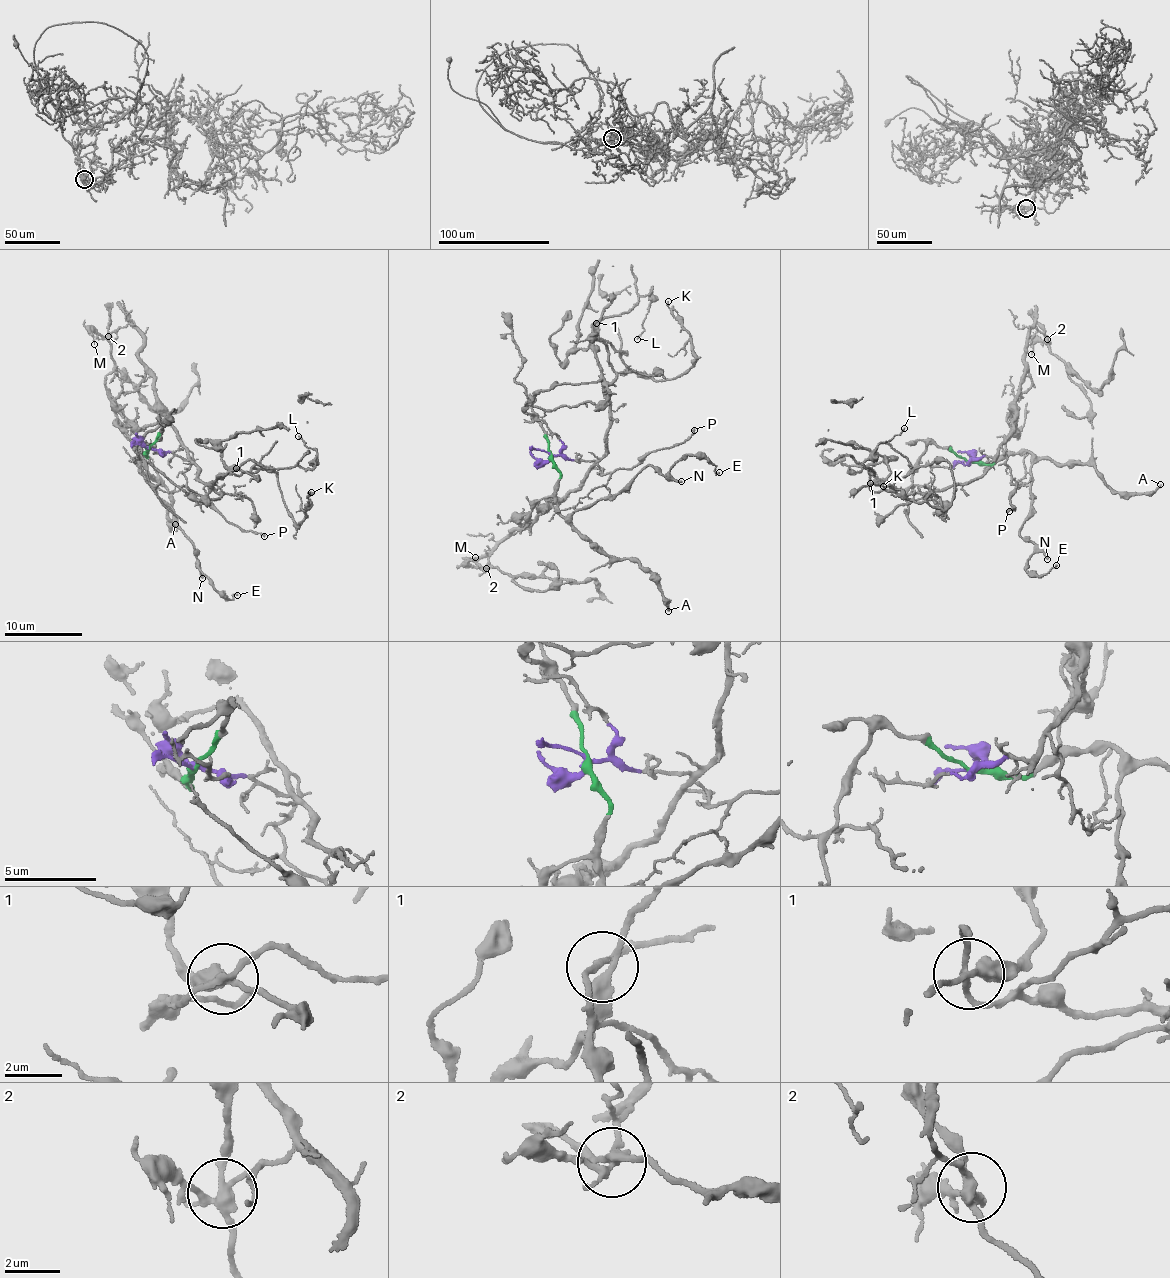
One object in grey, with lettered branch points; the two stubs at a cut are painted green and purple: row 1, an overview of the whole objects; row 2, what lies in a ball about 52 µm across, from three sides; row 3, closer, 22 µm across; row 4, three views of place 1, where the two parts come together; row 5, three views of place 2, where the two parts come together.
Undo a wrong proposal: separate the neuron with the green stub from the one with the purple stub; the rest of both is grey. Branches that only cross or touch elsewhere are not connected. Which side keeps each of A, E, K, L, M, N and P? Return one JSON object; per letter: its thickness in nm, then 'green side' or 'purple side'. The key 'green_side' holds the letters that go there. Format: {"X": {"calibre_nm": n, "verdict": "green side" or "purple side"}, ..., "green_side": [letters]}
{"A": {"calibre_nm": 190, "verdict": "green side"}, "E": {"calibre_nm": 120, "verdict": "green side"}, "K": {"calibre_nm": 140, "verdict": "purple side"}, "L": {"calibre_nm": 110, "verdict": "purple side"}, "M": {"calibre_nm": 100, "verdict": "purple side"}, "N": {"calibre_nm": 180, "verdict": "green side"}, "P": {"calibre_nm": 170, "verdict": "purple side"}, "green_side": ["A", "E", "N"]}

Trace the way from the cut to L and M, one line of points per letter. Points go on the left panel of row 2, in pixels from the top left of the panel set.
L: (148, 446), (189, 459), (197, 478), (212, 486), (249, 459), (274, 469), (315, 466), (317, 454), (298, 436)
M: (148, 446), (186, 459), (138, 355), (142, 332), (127, 324), (104, 337), (91, 332), (94, 344)

